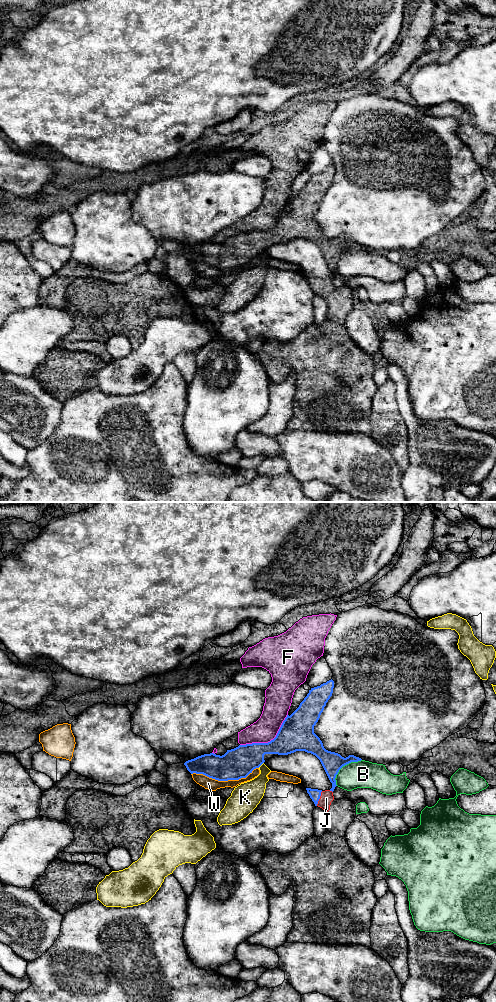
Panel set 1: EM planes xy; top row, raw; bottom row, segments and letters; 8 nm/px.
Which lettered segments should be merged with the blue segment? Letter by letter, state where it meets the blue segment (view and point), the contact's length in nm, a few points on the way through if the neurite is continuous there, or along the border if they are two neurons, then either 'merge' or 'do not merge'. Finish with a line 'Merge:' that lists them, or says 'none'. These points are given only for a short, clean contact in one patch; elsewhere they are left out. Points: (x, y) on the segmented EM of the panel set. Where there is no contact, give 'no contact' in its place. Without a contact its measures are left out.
B: xy (343, 765) | 300 nm | do not merge
F: xy (268, 742) | 460 nm | do not merge
J: xy (319, 798) | 130 nm | across xy (314, 794), (319, 798), (326, 798) | merge
K: xy (260, 765) | 60 nm | do not merge
W: xy (224, 780) | 550 nm | do not merge
Merge: J

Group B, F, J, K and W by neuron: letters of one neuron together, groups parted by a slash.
B / F / J / K / W

